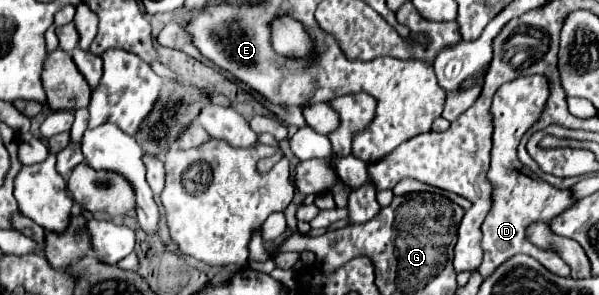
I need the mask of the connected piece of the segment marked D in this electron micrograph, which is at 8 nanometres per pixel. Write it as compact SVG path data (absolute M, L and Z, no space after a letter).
M529 75L529 77L517 77L511 83L505 83L497 89L493 99L493 151L491 151L491 169L489 169L489 181L495 185L493 191L493 207L483 223L483 263L479 265L479 273L483 277L489 277L503 261L511 259L517 253L531 255L537 259L545 269L551 269L551 273L567 277L569 265L559 257L559 253L551 249L541 249L529 243L527 239L527 227L535 221L551 223L559 213L569 209L577 199L571 197L571 191L557 189L549 185L547 181L539 179L535 173L531 173L517 157L517 145L525 131L541 119L541 113L545 109L545 103L549 99L549 83L543 75Z

